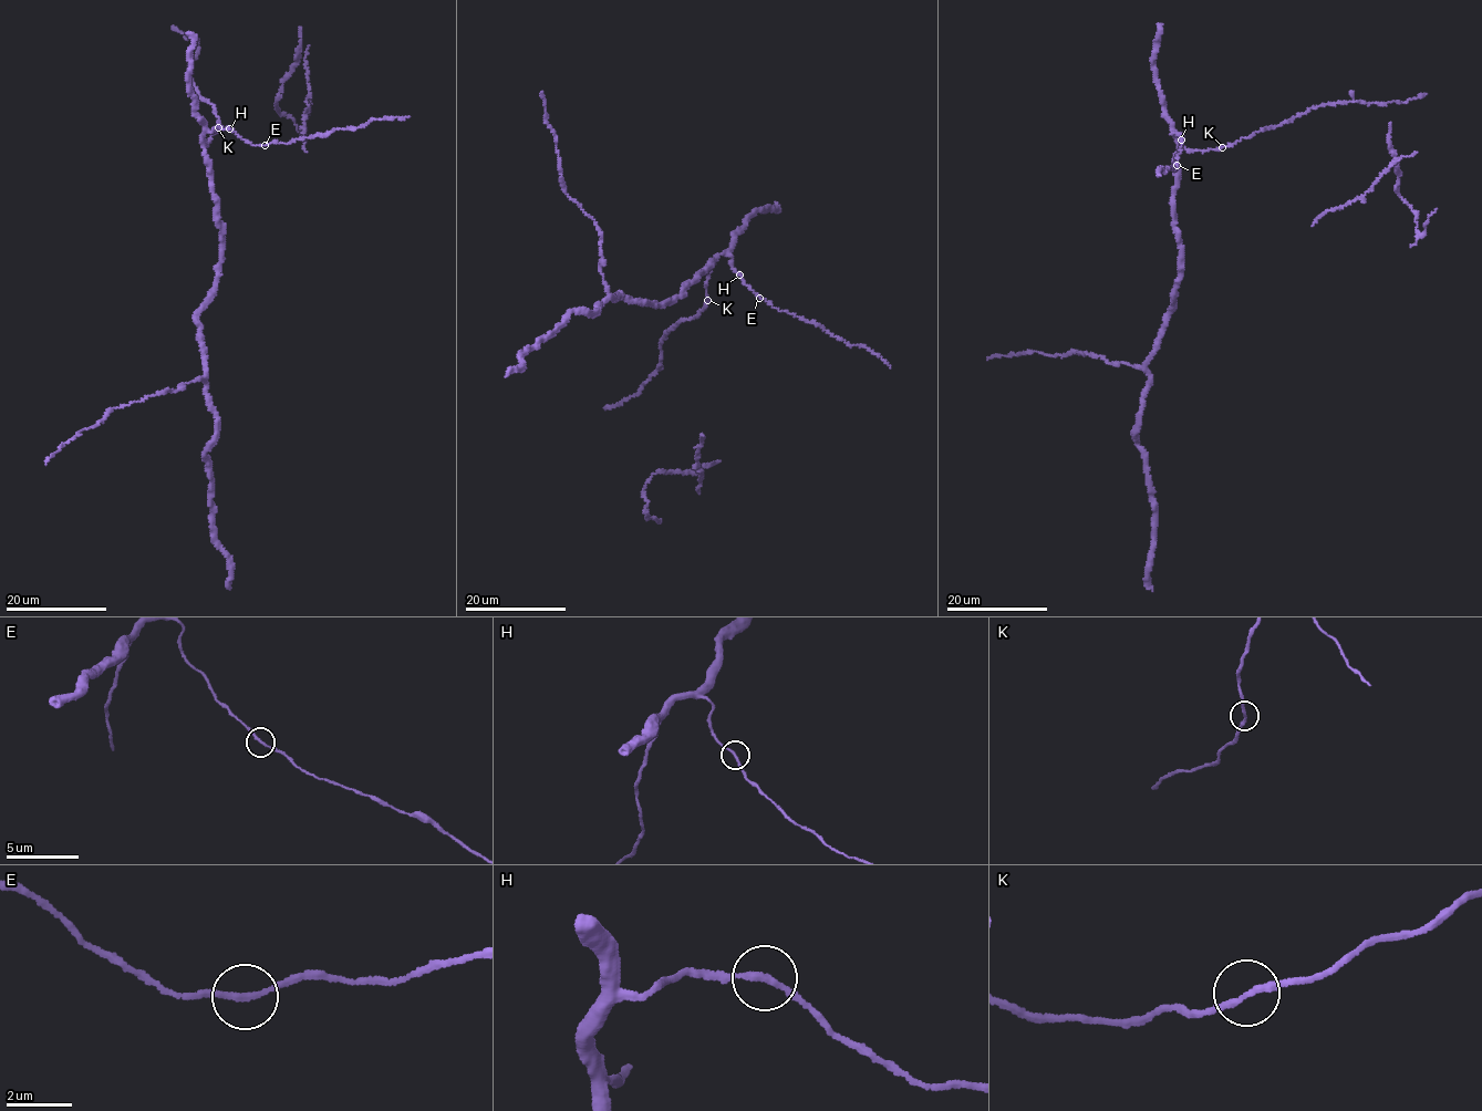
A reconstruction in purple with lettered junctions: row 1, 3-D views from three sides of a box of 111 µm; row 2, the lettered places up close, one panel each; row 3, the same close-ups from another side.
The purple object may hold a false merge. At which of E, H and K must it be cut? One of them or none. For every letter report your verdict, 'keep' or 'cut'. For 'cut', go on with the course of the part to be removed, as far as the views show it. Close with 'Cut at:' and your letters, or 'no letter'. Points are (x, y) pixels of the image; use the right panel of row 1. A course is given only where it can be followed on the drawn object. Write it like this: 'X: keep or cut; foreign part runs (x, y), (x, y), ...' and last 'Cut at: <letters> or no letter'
E: cut
H: keep
K: keep
Cut at: E

